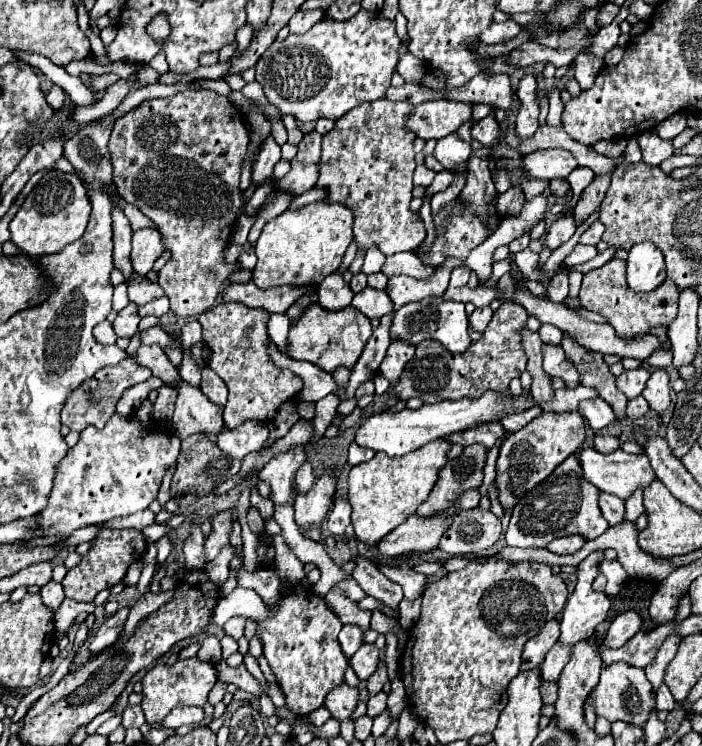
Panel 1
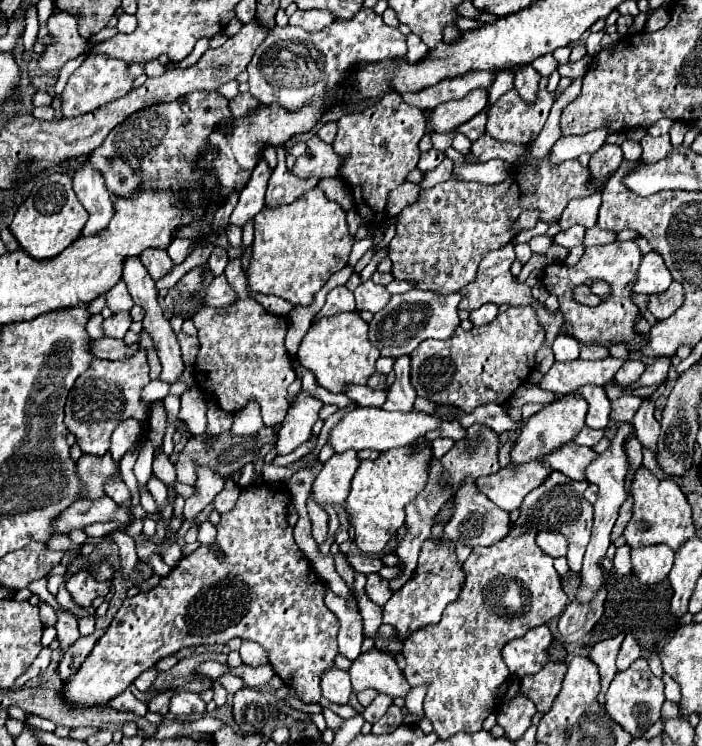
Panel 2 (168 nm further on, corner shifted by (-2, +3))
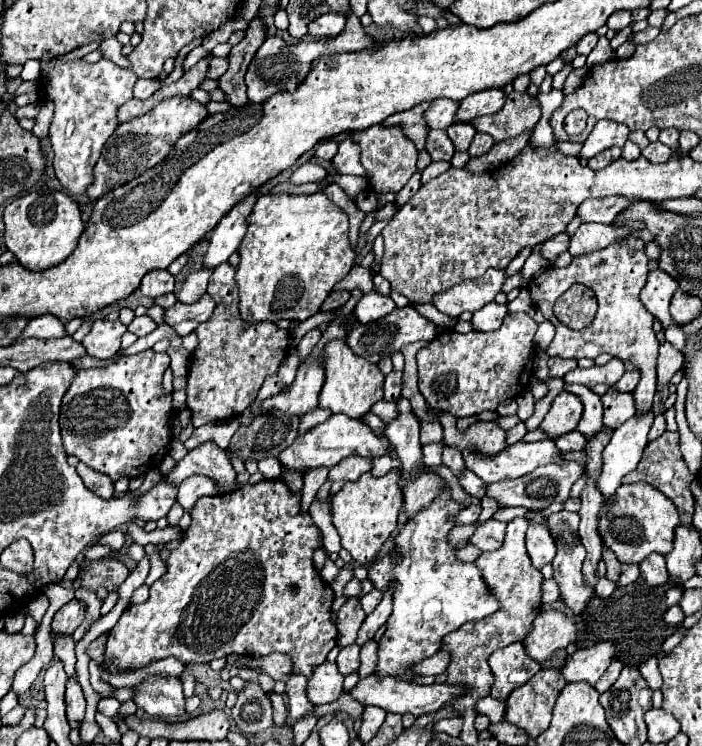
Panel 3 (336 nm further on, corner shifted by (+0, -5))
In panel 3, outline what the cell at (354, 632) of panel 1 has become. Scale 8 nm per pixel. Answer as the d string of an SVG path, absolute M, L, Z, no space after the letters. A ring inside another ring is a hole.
M351 644L351 646L341 648L341 652L337 656L337 666L343 676L355 672L359 668L359 646Z

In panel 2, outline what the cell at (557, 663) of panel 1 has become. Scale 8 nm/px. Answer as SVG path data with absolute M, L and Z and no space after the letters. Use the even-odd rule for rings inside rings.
M601 586L599 594L595 594L595 598L589 600L587 604L573 600L565 608L565 612L559 618L559 632L561 632L563 640L575 642L575 640L583 638L595 626L595 622L603 616L605 596L607 596L605 586Z

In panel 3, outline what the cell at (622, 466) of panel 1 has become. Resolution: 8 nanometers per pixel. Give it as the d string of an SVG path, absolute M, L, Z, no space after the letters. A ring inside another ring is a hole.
M539 440L539 442L517 442L497 454L495 458L479 458L477 454L463 454L467 468L473 470L485 484L497 482L499 478L519 478L533 472L545 464L561 464L563 452L555 446L553 440Z

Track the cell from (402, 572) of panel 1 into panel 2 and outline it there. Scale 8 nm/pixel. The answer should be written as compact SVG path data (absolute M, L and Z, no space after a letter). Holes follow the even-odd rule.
M347 556L347 562L355 568L355 572L361 572L361 574L379 572L383 568L381 558L371 558L371 556Z

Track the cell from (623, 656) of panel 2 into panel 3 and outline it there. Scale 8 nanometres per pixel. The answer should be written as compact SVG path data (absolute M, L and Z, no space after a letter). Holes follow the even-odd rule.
M615 658L615 660L609 664L607 672L605 672L605 674L599 678L599 682L595 684L595 688L597 688L599 692L609 690L609 688L611 688L611 684L613 684L613 682L619 678L621 670L623 670L623 662L621 662L621 658Z

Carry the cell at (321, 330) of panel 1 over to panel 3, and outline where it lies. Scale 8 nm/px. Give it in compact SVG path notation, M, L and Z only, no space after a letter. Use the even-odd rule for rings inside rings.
M335 338L333 342L327 342L323 348L323 354L319 358L325 372L325 384L319 394L319 406L329 408L333 414L341 412L349 418L361 418L365 412L371 410L371 406L383 398L383 374L379 372L377 364L367 362L365 358L359 358L349 344L343 338Z

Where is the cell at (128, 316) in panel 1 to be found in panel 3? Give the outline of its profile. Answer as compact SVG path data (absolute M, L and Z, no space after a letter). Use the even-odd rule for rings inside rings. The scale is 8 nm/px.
M95 320L91 332L83 338L83 346L89 356L111 358L121 348L121 336L127 326L121 320Z

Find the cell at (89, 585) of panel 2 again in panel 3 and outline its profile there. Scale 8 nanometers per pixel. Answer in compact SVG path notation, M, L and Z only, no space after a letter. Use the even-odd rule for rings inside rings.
M73 598L55 614L51 622L51 630L55 634L73 634L75 628L85 620L85 602Z

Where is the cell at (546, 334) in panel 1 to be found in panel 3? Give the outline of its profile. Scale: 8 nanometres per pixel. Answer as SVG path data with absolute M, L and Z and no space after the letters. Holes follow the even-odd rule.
M549 358L549 372L551 376L557 376L557 378L563 378L563 374L571 372L577 368L577 360L567 360L567 358Z

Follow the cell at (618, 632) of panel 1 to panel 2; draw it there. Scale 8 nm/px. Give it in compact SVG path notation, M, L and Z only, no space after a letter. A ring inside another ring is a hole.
M623 634L615 636L615 638L609 638L609 640L603 640L603 642L597 642L591 652L587 654L591 662L597 664L599 668L599 674L601 678L601 692L599 693L598 700L601 707L604 707L605 692L607 691L617 668L615 668L615 658L619 654L619 646L623 642Z

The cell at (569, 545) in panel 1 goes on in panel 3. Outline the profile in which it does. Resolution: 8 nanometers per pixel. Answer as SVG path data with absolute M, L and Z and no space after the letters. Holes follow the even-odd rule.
M529 526L527 530L527 554L535 568L551 564L555 558L555 542L545 526Z

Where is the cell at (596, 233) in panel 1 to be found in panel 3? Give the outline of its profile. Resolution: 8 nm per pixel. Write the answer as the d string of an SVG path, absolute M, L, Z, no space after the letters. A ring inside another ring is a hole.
M565 232L549 238L549 240L543 244L543 248L541 248L543 258L547 258L549 262L555 262L563 252L569 250L569 240L571 240L571 238L569 238L569 234L565 234Z

